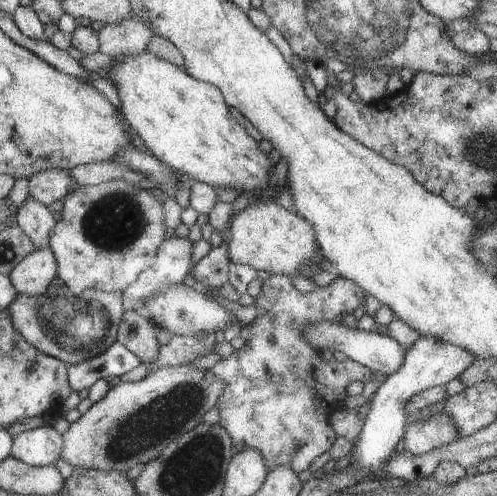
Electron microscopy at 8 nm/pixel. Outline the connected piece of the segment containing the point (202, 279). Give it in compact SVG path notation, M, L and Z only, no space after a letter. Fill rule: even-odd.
M224 241L220 247L212 248L204 258L192 266L191 273L202 286L219 287L228 281L230 260L226 249L227 244Z

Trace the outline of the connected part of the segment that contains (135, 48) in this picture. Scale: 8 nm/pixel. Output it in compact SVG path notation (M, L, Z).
M124 19L117 25L104 25L99 30L99 52L117 57L122 53L139 53L147 48L147 42L154 36L150 27L140 19Z

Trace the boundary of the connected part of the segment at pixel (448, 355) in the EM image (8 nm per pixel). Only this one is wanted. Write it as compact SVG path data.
M420 335L405 352L400 368L387 376L373 394L371 409L364 416L365 424L358 436L354 449L354 457L350 465L358 465L364 469L377 471L389 461L389 456L394 450L399 449L403 434L407 426L407 402L414 395L423 390L445 385L454 378L458 378L476 360L476 356L465 348L440 340L436 337Z

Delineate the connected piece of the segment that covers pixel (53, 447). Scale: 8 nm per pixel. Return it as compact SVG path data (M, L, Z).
M45 424L16 435L11 456L35 467L54 465L61 458L63 444L63 434Z

